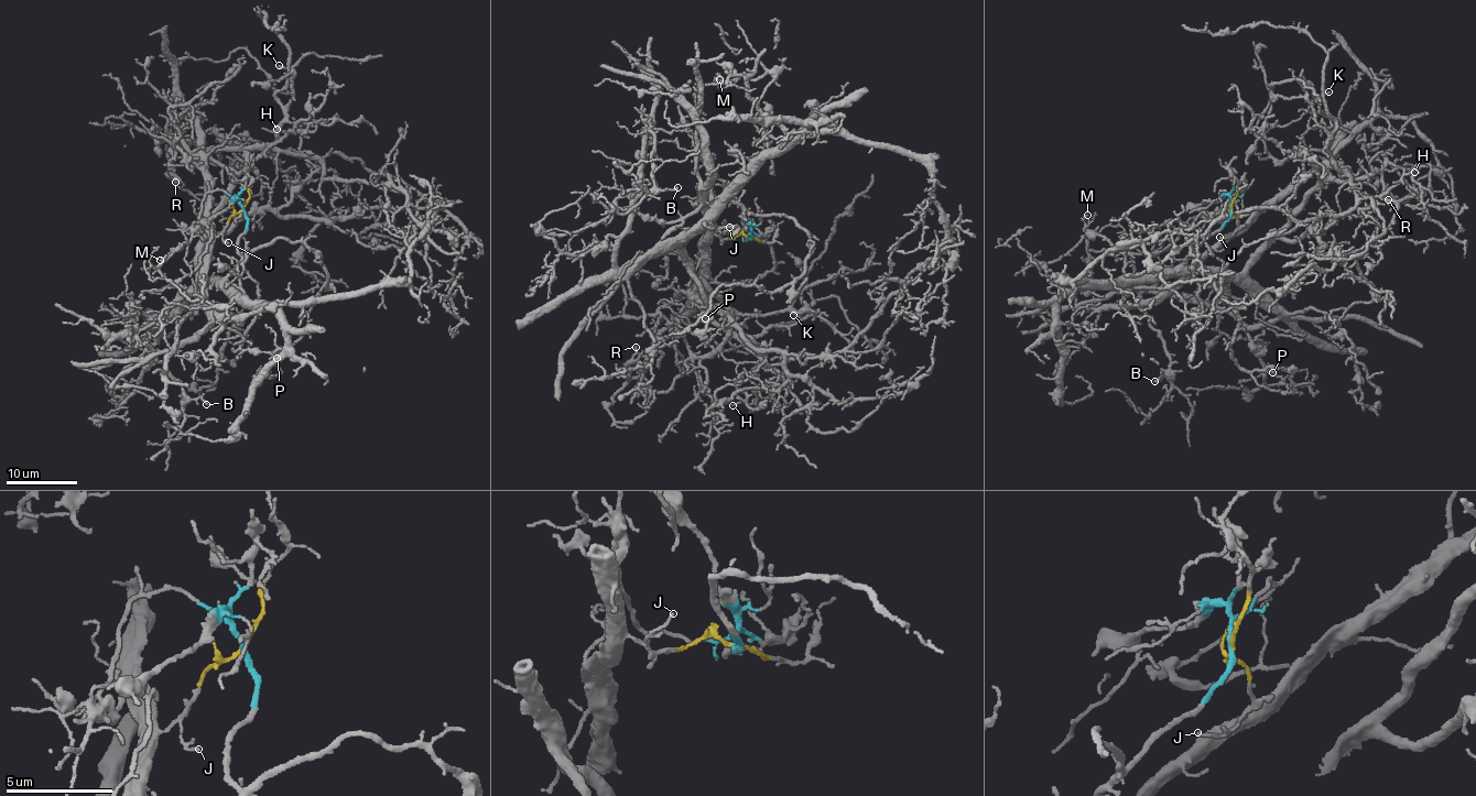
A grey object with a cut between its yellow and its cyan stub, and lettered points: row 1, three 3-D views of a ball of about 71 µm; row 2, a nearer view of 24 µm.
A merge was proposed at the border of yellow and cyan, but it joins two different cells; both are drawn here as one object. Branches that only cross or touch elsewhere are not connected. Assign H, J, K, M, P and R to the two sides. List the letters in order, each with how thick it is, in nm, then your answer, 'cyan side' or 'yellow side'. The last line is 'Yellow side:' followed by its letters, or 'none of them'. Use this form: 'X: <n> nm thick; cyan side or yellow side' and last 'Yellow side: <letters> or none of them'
H: 100 nm thick; yellow side
J: 100 nm thick; yellow side
K: 110 nm thick; yellow side
M: 140 nm thick; cyan side
P: 140 nm thick; cyan side
R: 120 nm thick; yellow side
Yellow side: H, J, K, R

